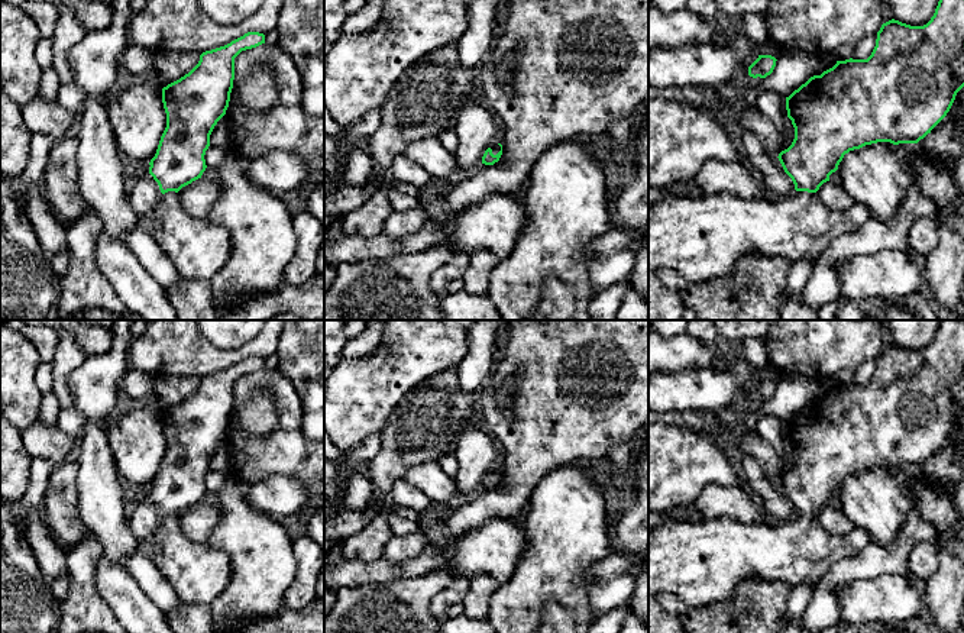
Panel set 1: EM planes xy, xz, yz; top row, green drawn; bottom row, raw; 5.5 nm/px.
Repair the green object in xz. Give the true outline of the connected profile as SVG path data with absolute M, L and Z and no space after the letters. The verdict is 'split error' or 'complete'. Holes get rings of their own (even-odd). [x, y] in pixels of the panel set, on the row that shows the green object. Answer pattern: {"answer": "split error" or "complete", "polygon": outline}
{"answer": "split error", "polygon": "M501 138L485 151L483 156L482 156L482 164L485 165L494 165L495 162L499 161L502 155L502 145L501 145Z"}

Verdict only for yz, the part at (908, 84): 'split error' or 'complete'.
split error

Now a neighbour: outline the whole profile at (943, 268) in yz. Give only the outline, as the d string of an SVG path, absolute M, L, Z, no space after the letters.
M945 223L936 225L939 243L922 262L926 294L958 311L964 300L964 238Z

